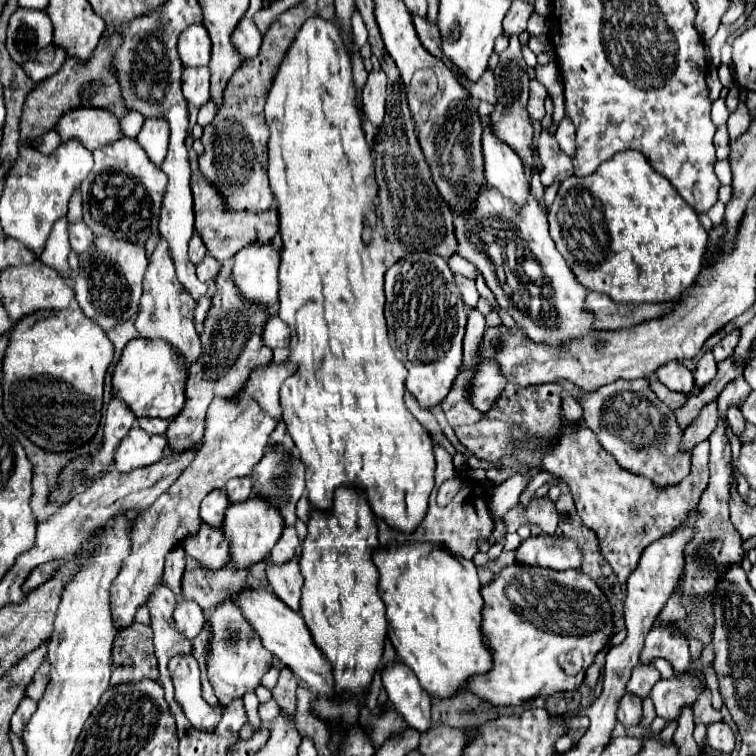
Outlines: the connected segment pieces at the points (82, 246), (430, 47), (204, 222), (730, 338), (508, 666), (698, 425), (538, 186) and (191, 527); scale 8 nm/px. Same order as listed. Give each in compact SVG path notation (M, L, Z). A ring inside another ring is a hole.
M82 220L70 224L68 234L70 234L70 248L76 254L82 254L84 250L88 250L88 246L92 246L94 234L92 234L92 230L88 230L88 226Z
M412 16L412 22L414 22L414 28L416 28L416 34L422 42L422 46L432 54L432 56L438 56L440 58L440 48L436 48L436 26L432 22L428 22L426 18L422 16Z
M188 136L186 140L188 146L188 154L190 154L190 162L192 162L192 194L194 194L194 214L196 214L196 232L202 236L210 256L214 256L220 264L224 264L226 260L230 260L238 250L242 250L244 246L248 246L248 242L270 242L280 226L278 226L278 210L266 210L266 212L240 212L240 210L232 210L228 208L226 200L222 198L222 194L202 176L202 172L198 170L198 156L192 150L192 138Z
M734 330L734 332L730 332L726 338L722 338L720 344L714 348L714 358L716 358L716 362L722 362L722 360L726 360L728 356L732 356L738 340L740 340L740 330Z
M546 534L530 536L516 550L516 558L518 564L506 566L496 574L496 578L490 584L482 586L482 596L484 596L482 632L492 650L494 668L488 674L468 680L470 692L496 706L498 704L518 706L530 698L578 690L596 654L610 642L610 636L614 634L612 606L604 596L604 592L588 574L580 570L570 570L582 566L582 552L574 540L562 536L546 536Z
M716 400L706 404L700 412L700 416L684 430L680 450L692 450L696 444L702 440L708 440L708 436L714 432L718 424L718 410L716 410Z
M510 36L510 44L504 52L498 54L498 66L494 70L494 78L496 78L496 94L498 94L498 104L494 108L494 112L490 114L490 122L492 122L492 130L494 134L498 134L500 140L508 142L508 146L512 146L522 160L526 160L528 164L532 164L532 196L540 202L542 194L544 194L544 186L540 182L540 170L534 162L534 148L532 148L532 122L530 116L526 112L526 104L528 104L528 86L530 86L530 78L526 74L526 62L518 44L518 36Z
M288 362L268 366L258 366L244 388L234 398L214 398L208 414L206 414L206 432L204 444L198 450L194 462L180 474L180 478L148 508L138 514L138 520L132 528L130 542L132 550L120 564L120 572L110 588L110 610L112 622L116 630L130 628L136 616L136 610L144 606L156 586L162 582L164 558L166 554L182 546L186 538L198 534L200 528L200 502L216 488L224 488L230 478L250 476L254 466L262 460L264 450L268 446L268 438L282 420L280 408L280 386L288 376L292 376L296 368L290 368Z

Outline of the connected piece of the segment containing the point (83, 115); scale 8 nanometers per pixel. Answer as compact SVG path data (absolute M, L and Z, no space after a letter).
M74 108L56 122L54 130L62 142L80 140L88 150L96 150L122 136L116 116L100 108Z

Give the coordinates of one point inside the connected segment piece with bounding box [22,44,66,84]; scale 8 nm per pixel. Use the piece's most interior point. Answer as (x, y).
(48, 62)

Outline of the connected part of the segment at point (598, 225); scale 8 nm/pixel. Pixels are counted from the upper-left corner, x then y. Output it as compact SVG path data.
M624 150L604 162L586 178L570 176L560 184L554 204L548 208L550 236L558 252L568 262L576 280L588 290L610 296L618 304L670 302L700 274L708 232L702 228L698 214L676 194L674 186L636 150Z

